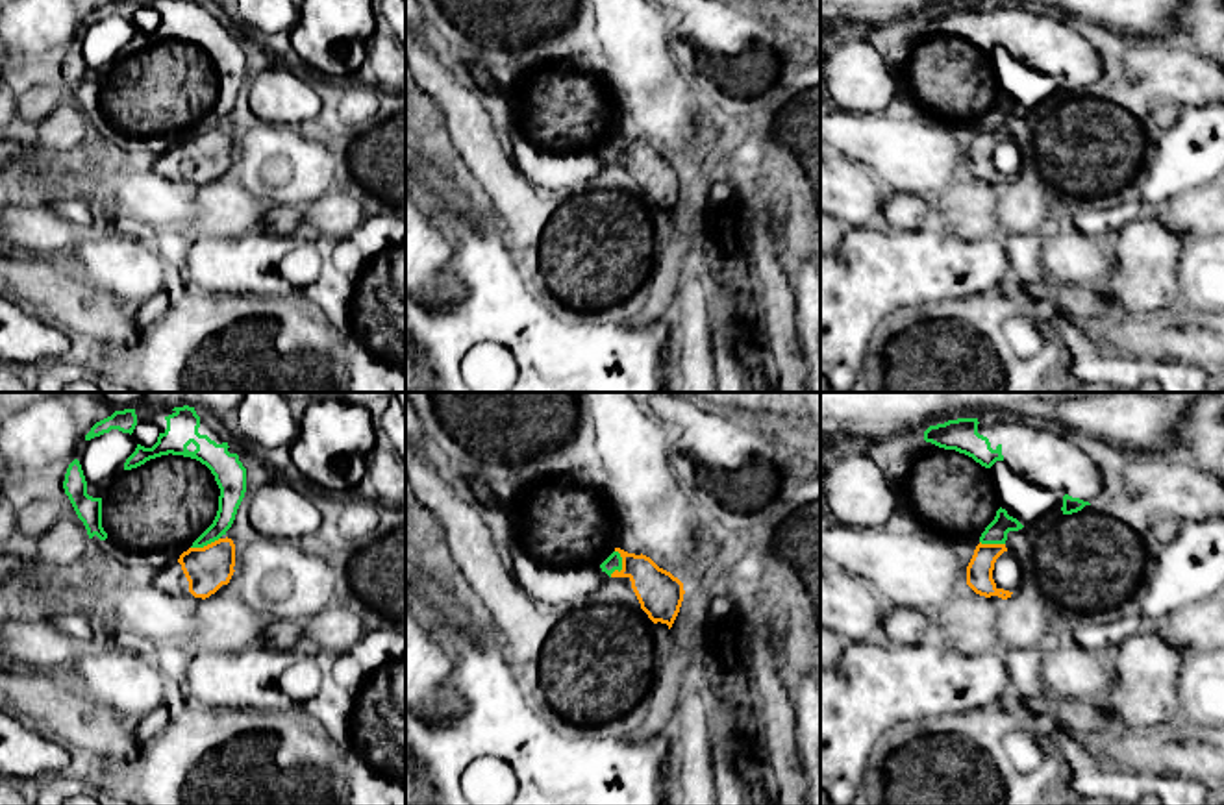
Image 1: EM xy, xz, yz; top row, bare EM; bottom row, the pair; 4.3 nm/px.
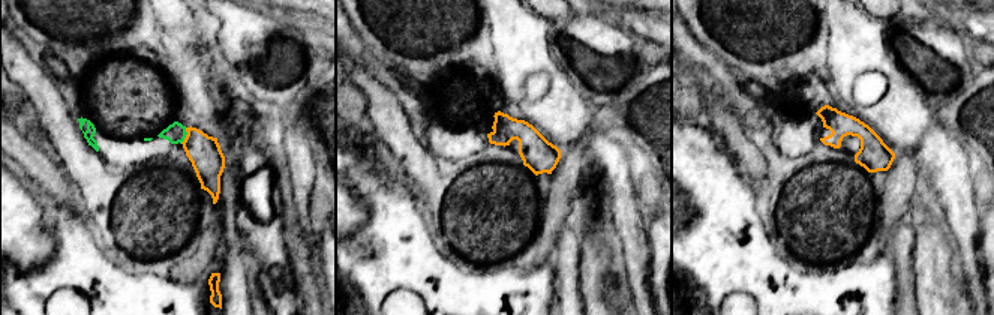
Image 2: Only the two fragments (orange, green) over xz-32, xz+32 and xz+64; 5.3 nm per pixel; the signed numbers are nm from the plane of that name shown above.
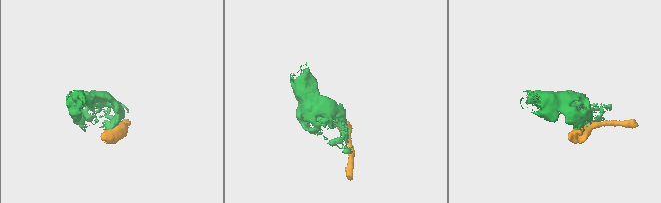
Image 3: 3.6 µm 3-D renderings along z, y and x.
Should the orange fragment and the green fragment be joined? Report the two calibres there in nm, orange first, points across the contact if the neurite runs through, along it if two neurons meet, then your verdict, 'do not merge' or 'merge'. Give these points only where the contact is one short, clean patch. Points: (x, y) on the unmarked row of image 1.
190/70 nm | along xz (617, 136), (621, 154), (610, 161) | do not merge

